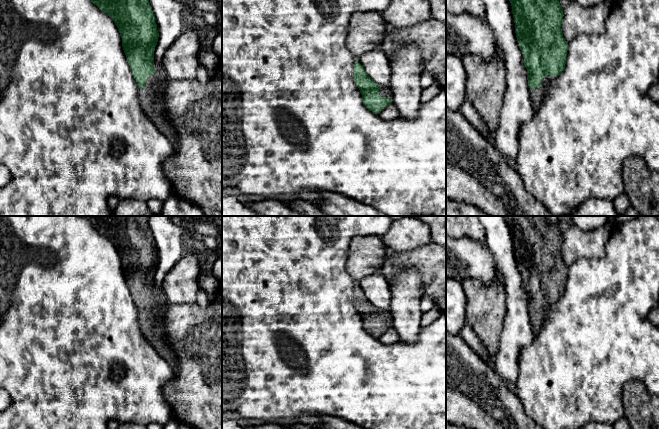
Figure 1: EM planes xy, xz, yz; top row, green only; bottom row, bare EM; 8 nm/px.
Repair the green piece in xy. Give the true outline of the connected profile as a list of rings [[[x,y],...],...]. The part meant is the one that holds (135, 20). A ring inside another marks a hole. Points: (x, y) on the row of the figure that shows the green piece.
[[[91,0],[91,2],[107,14],[118,28],[124,53],[139,88],[138,97],[145,114],[169,138],[173,146],[177,147],[176,131],[168,120],[164,101],[169,78],[157,75],[154,70],[154,51],[159,33],[149,0]]]

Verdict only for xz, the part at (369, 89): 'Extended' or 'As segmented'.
Extended

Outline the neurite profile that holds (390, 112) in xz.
[[[391,103],[386,106],[380,113],[379,116],[383,120],[393,120],[398,117],[397,107]]]

